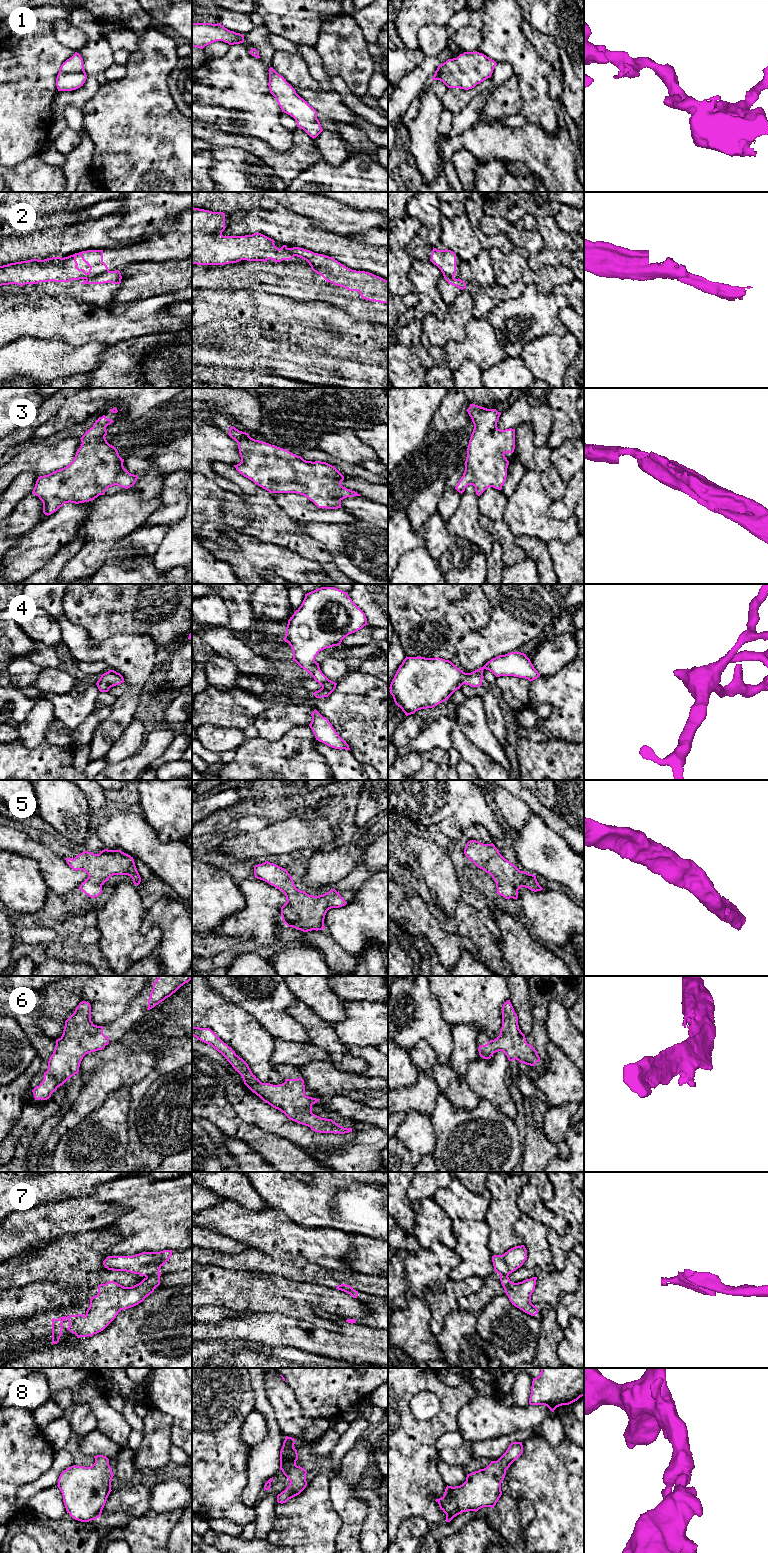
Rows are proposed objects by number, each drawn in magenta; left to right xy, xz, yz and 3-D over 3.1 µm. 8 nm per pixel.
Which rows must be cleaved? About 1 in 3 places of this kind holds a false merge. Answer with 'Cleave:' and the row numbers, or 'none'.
Cleave: 2, 7

